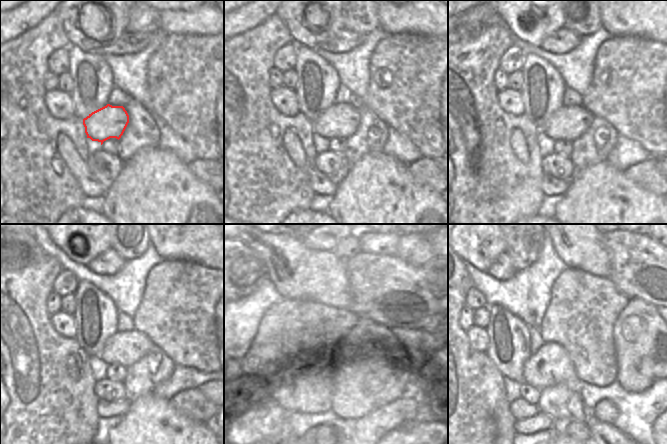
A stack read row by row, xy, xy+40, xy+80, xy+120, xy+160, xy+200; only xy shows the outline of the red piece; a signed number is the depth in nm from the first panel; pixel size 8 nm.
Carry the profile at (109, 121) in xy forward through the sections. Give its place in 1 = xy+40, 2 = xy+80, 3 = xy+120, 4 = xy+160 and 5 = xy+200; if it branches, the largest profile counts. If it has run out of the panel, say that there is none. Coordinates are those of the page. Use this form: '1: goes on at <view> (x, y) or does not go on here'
1: goes on at xy+40 (340, 120)
2: goes on at xy+80 (569, 122)
3: goes on at xy+120 (125, 348)
4: goes on at xy+160 (317, 366)
5: goes on at xy+200 (551, 365)

